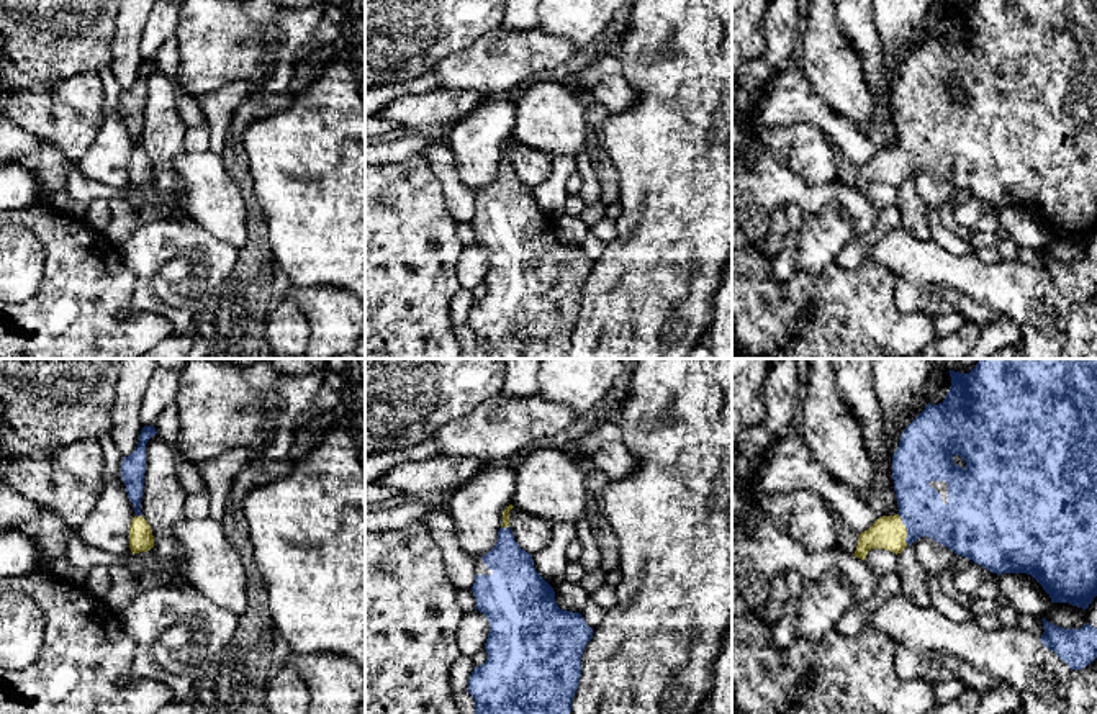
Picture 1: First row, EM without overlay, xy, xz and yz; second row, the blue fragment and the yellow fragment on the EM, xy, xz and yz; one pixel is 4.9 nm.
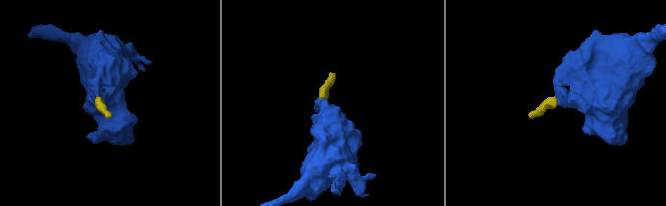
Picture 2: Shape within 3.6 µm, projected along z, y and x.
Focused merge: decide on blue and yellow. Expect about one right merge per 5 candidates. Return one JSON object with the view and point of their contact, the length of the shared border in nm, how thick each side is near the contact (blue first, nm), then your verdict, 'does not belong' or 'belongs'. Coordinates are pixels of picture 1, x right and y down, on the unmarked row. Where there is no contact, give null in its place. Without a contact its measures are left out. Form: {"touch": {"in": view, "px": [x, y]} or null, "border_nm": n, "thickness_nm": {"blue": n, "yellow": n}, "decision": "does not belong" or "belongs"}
{"touch": {"in": "yz", "px": [906, 161]}, "border_nm": 170, "thickness_nm": {"blue": 220, "yellow": 170}, "decision": "belongs"}

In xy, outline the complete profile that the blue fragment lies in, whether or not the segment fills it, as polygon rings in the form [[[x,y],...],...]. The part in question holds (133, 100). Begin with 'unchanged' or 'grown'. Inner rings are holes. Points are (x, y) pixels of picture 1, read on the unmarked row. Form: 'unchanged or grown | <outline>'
grown | [[[144,59],[136,84],[131,88],[123,90],[121,95],[121,111],[136,144],[129,159],[129,182],[133,187],[147,185],[154,180],[152,162],[142,151],[139,139],[144,123],[146,77],[156,67],[157,64],[154,59]]]

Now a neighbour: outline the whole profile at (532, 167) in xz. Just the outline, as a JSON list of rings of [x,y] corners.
[[[517,141],[509,144],[509,160],[514,174],[530,188],[542,185],[550,174],[550,157],[537,149],[527,147]]]

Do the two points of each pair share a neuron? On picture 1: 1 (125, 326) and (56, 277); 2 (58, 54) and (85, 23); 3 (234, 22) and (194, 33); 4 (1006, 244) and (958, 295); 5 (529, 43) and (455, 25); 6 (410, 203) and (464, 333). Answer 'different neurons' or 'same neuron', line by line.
1: same neuron
2: same neuron
3: same neuron
4: different neurons
5: different neurons
6: different neurons

